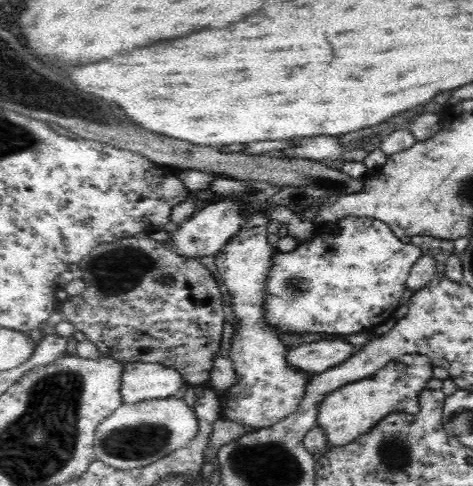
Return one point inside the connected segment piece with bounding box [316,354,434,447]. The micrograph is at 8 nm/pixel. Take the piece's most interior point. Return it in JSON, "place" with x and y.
{"place":[352,409]}

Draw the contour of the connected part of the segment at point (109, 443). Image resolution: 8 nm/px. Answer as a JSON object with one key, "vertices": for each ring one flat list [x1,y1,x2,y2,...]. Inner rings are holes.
{"vertices":[[178,397,154,398,134,404,123,402,98,424,94,453,97,460,117,470,142,469,187,445,198,434,198,423,194,409]]}

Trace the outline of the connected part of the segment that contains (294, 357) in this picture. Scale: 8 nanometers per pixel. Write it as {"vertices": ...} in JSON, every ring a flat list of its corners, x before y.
{"vertices":[[322,339,290,347,290,365,304,373,318,374,348,360,354,354,352,344,344,339]]}

